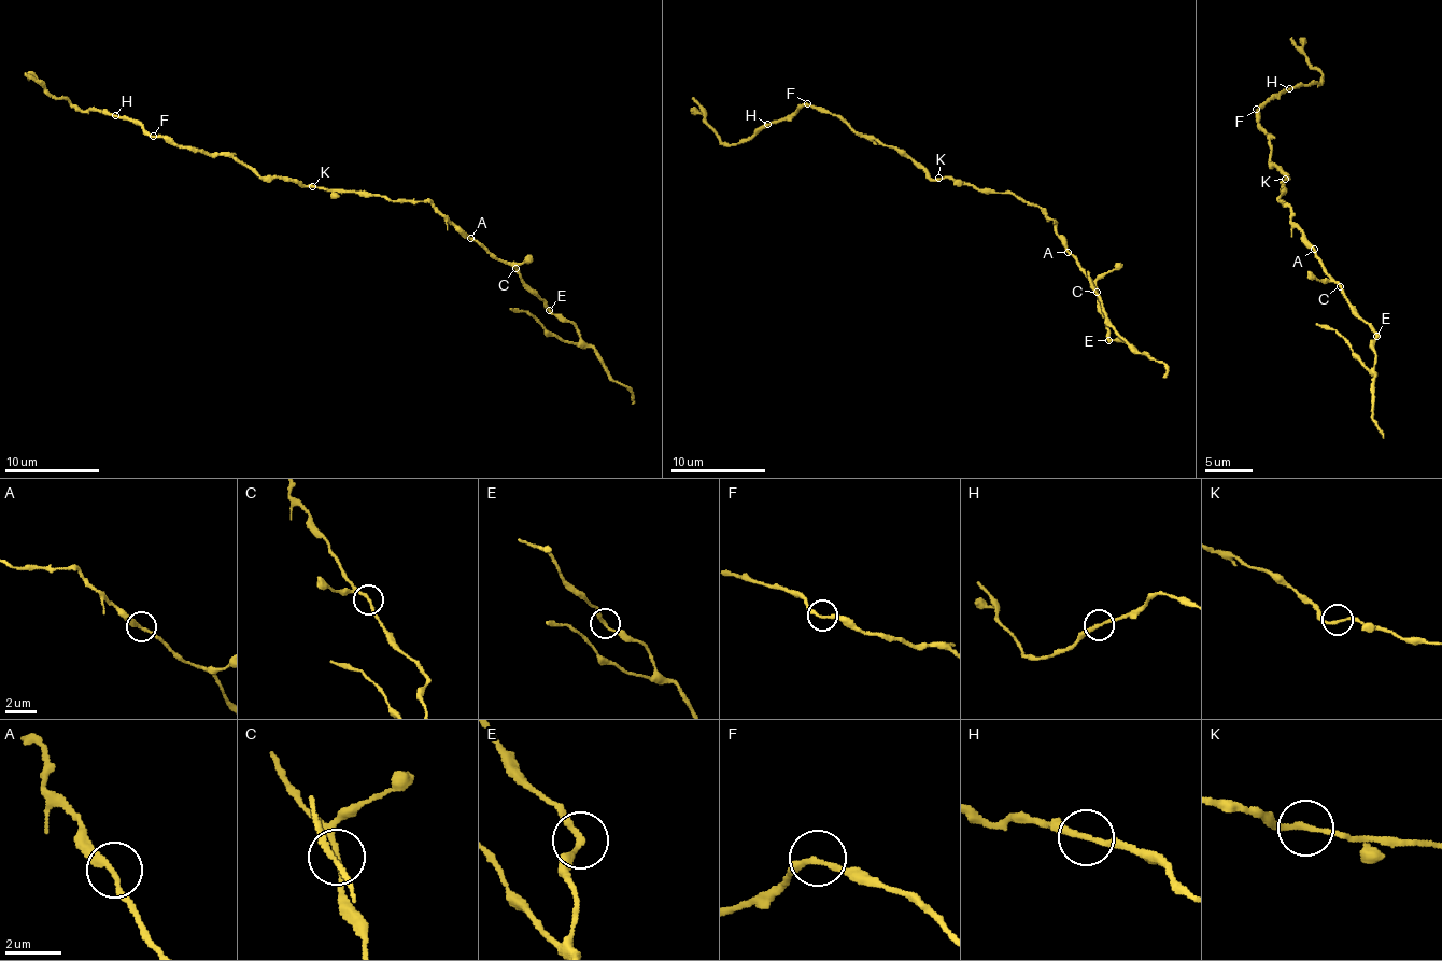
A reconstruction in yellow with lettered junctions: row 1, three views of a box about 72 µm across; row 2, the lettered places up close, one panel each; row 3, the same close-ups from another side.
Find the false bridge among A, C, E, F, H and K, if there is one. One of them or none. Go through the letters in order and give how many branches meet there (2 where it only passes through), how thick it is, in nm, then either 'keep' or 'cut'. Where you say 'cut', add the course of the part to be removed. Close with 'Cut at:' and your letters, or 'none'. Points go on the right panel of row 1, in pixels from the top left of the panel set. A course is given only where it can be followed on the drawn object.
A: 2 branches meet; 200 nm thick; keep
C: 2 branches meet; 190 nm thick; keep
E: 2 branches meet; 200 nm thick; keep
F: 2 branches meet; 200 nm thick; keep
H: 2 branches meet; 190 nm thick; keep
K: 2 branches meet; 190 nm thick; keep
Cut at: none

